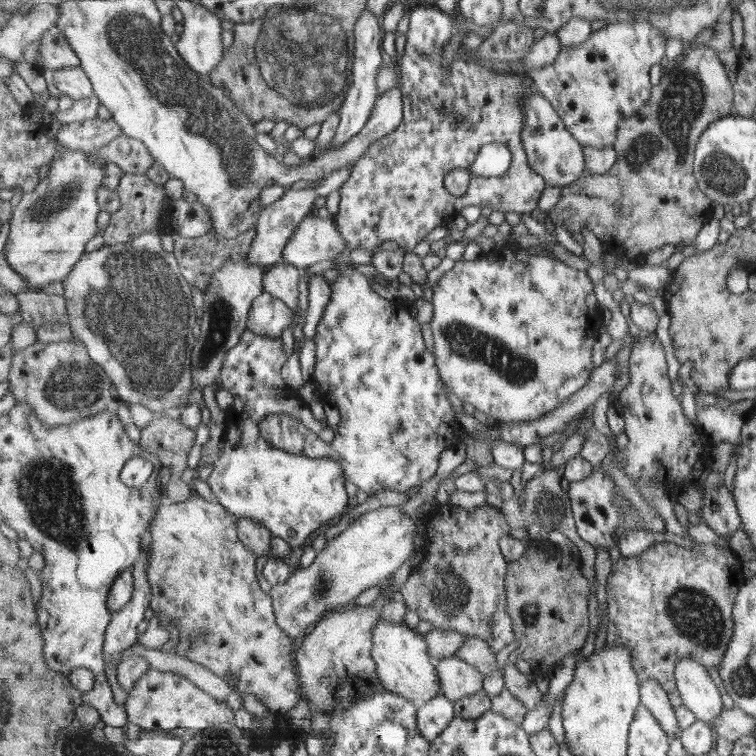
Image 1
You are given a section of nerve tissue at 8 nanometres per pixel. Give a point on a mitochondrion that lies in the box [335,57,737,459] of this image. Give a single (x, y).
(684, 95)

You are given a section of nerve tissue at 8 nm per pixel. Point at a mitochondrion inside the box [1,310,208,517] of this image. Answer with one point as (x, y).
(71, 386)

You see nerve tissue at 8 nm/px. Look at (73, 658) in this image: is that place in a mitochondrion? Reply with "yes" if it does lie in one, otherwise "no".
no

